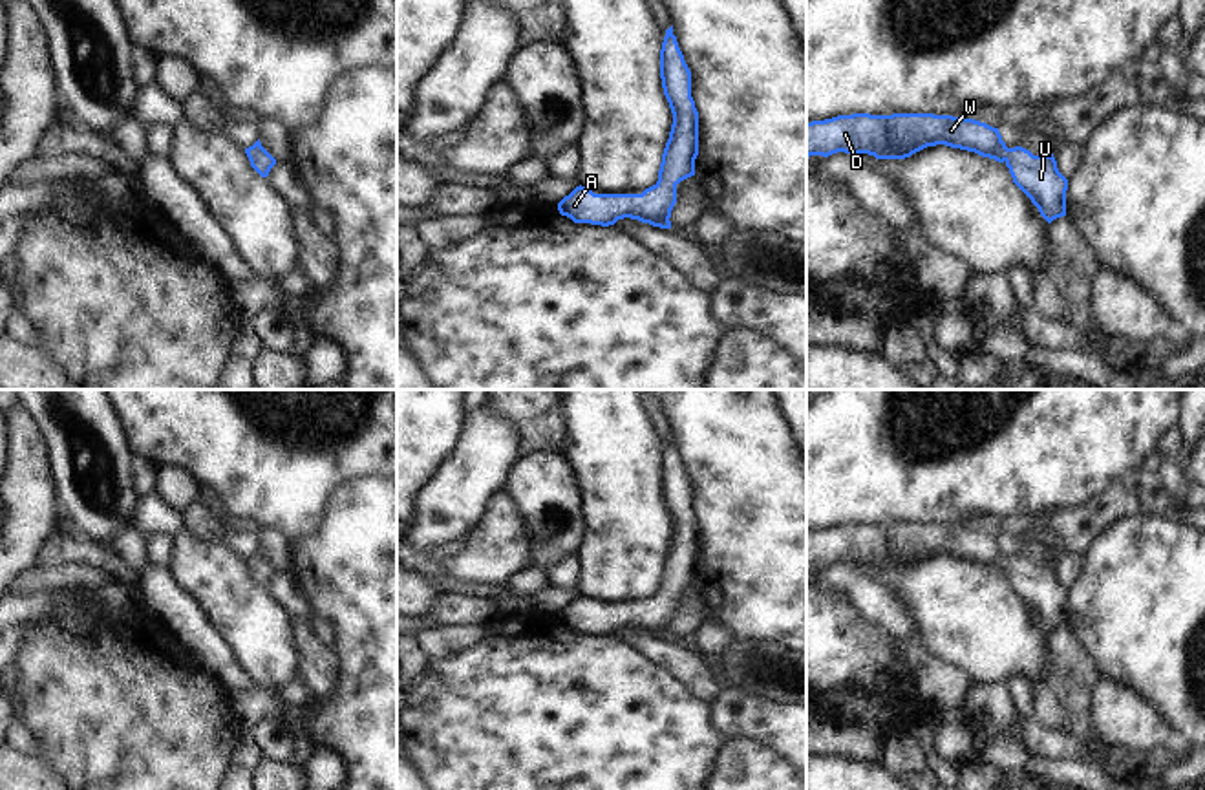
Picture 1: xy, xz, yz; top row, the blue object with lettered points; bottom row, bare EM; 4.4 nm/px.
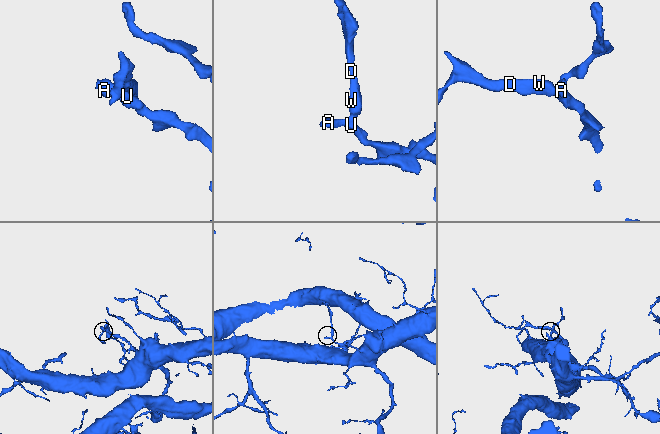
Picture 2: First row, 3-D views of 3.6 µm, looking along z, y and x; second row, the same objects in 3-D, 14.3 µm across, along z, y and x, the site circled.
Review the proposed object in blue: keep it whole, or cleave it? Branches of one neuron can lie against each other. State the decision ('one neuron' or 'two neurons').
one neuron

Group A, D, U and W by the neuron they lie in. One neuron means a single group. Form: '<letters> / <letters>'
A D U W

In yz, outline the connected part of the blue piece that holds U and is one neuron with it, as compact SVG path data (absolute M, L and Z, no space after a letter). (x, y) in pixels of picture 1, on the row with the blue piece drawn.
M852 113L806 123L806 157L845 152L905 159L936 144L1004 163L1013 183L1048 223L1066 216L1068 179L1059 172L1053 154L1033 155L1022 146L1008 148L998 128L986 123L934 113Z

